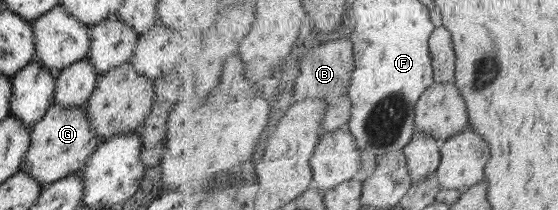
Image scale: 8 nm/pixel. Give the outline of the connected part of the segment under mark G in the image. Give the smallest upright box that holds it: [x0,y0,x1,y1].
[19,105,99,187]

